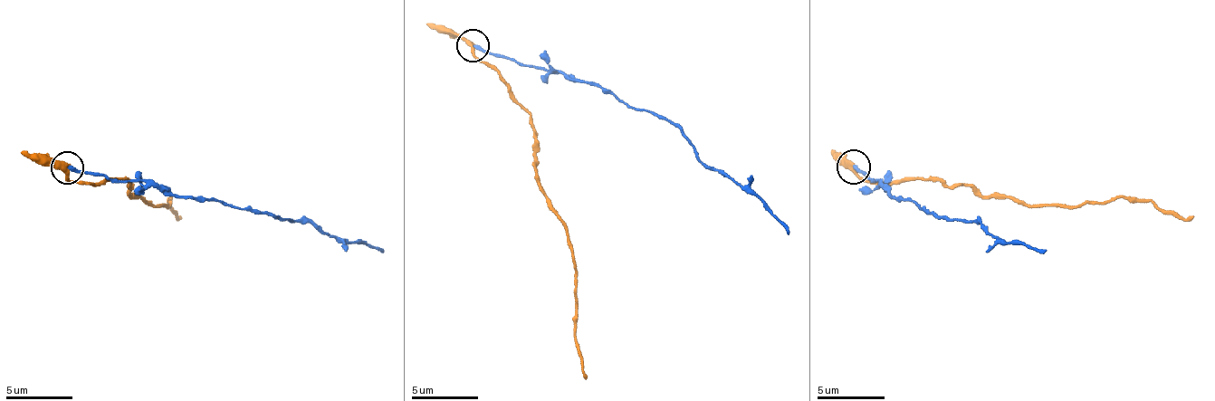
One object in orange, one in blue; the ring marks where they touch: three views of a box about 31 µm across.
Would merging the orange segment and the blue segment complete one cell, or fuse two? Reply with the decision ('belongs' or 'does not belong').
does not belong

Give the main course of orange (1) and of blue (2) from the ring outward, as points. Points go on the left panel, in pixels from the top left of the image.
1: (68, 167), (71, 180), (124, 180), (131, 196), (167, 206), (171, 196), (181, 216)
2: (68, 167), (111, 180), (157, 183), (181, 196), (201, 196), (227, 206), (301, 220), (337, 236), (383, 250)

